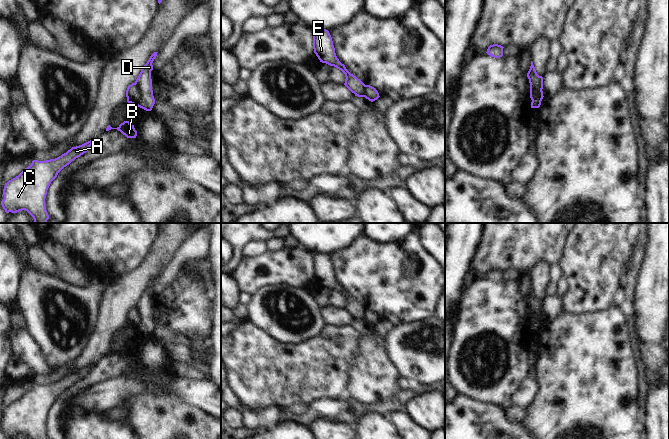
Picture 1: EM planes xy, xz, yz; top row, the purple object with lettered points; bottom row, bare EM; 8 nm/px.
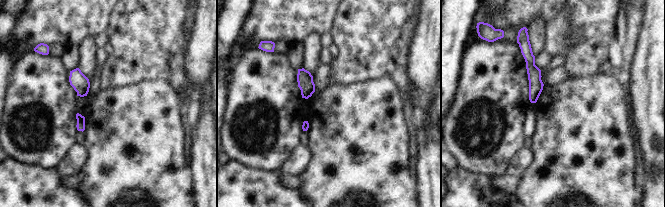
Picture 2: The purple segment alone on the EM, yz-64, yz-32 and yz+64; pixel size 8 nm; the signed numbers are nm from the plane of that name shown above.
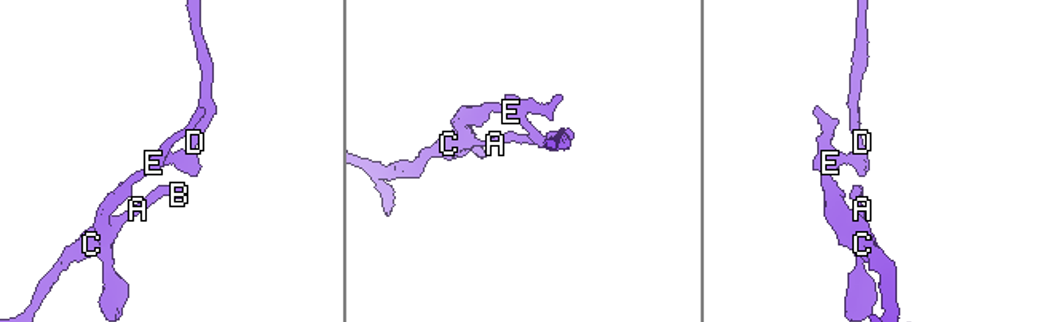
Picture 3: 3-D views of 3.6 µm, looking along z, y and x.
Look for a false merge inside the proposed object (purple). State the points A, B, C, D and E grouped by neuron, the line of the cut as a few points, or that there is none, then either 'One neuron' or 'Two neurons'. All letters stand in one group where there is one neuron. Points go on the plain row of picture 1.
Groups: A B C E / D. Split along yz (530, 309), (533, 316), (538, 319), (532, 325). Two neurons.

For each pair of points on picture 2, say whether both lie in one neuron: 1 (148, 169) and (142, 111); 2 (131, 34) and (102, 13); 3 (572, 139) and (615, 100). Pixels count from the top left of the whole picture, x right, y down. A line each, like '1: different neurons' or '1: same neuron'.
1: same neuron
2: different neurons
3: same neuron

